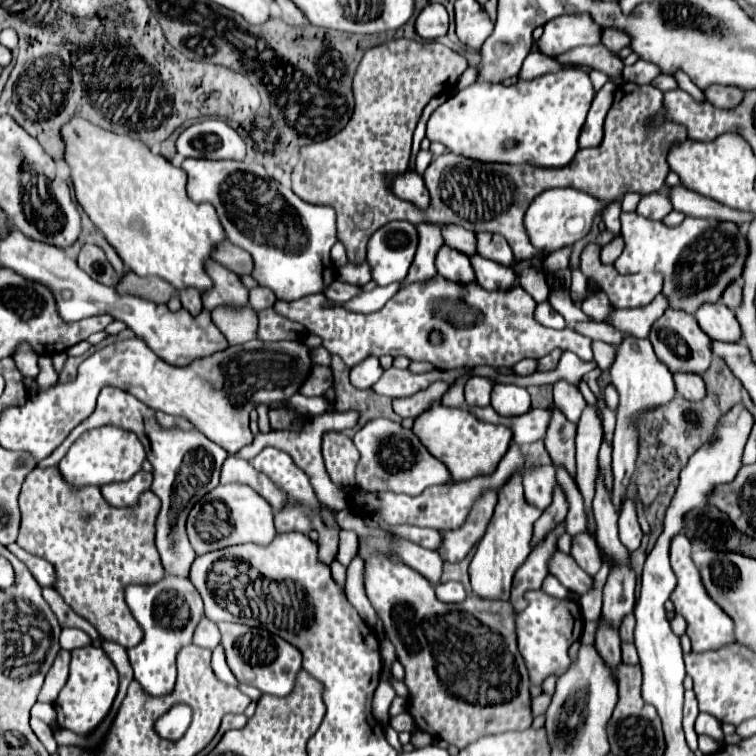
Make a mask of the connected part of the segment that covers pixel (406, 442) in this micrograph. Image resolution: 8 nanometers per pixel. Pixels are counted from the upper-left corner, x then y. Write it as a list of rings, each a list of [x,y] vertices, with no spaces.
[[[384,417],[368,421],[354,435],[354,445],[360,451],[360,461],[356,465],[356,483],[366,491],[382,491],[390,487],[398,493],[420,495],[426,487],[448,483],[452,477],[448,467],[422,445],[412,429],[406,429],[402,423]]]

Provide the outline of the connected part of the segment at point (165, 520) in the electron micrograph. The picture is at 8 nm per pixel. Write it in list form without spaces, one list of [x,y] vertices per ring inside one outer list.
[[[104,387],[100,391],[96,411],[82,425],[78,425],[50,457],[40,461],[38,467],[58,465],[60,459],[70,449],[70,445],[84,431],[94,429],[94,427],[102,427],[102,425],[116,425],[127,431],[134,431],[140,441],[144,443],[146,453],[148,453],[148,461],[154,467],[152,491],[162,501],[162,511],[160,511],[158,521],[156,521],[156,547],[158,547],[158,553],[160,553],[161,563],[166,571],[170,571],[174,575],[188,575],[196,553],[190,547],[190,541],[186,537],[186,527],[184,527],[186,525],[186,515],[188,515],[190,507],[196,501],[202,499],[202,495],[206,495],[208,491],[212,491],[218,485],[220,467],[222,467],[224,459],[228,457],[228,453],[220,445],[214,445],[198,429],[190,429],[190,431],[184,431],[184,429],[178,429],[178,427],[164,429],[158,423],[156,413],[150,407],[146,407],[142,401],[138,401],[134,395],[130,395],[128,391],[122,391],[118,387]]]

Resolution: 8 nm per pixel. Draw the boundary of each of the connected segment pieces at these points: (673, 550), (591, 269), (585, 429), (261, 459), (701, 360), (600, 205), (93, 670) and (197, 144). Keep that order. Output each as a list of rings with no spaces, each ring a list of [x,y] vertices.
[[[682,533],[674,537],[674,545],[670,545],[670,563],[674,567],[674,573],[678,575],[678,587],[674,589],[674,595],[670,597],[674,601],[676,613],[680,613],[688,621],[688,631],[686,635],[692,639],[692,651],[694,653],[706,653],[706,651],[718,651],[730,643],[736,641],[734,637],[734,621],[730,615],[714,603],[714,599],[708,595],[700,569],[692,561],[692,545],[690,539]]]
[[[588,245],[580,261],[580,271],[610,295],[616,309],[644,307],[662,291],[662,275],[658,273],[620,275],[610,265],[602,265],[598,245]]]
[[[592,407],[580,417],[576,435],[576,483],[586,499],[586,507],[592,505],[594,485],[598,479],[598,449],[602,443],[602,425]]]
[[[266,447],[262,449],[254,459],[252,467],[258,469],[260,473],[268,475],[276,487],[286,495],[286,505],[282,509],[274,509],[274,525],[278,533],[288,533],[288,531],[300,531],[300,533],[310,533],[312,527],[312,517],[308,517],[310,511],[320,511],[320,501],[316,497],[316,491],[310,483],[310,477],[292,461],[292,457],[276,447]]]
[[[666,309],[666,313],[652,325],[650,331],[650,343],[654,345],[654,351],[658,359],[672,371],[672,373],[696,373],[702,375],[708,371],[714,353],[712,353],[712,341],[710,337],[700,329],[696,319],[692,315],[686,315],[684,311]]]
[[[562,187],[562,189],[548,189],[544,193],[540,193],[532,205],[526,211],[524,223],[526,223],[526,231],[530,235],[532,245],[540,251],[538,259],[544,257],[544,253],[552,253],[560,247],[566,245],[574,245],[578,239],[586,237],[594,217],[602,215],[604,209],[610,205],[610,201],[598,199],[586,191],[580,189],[572,189],[572,187]]]
[[[86,645],[86,647],[74,649],[68,683],[60,691],[55,703],[55,709],[58,711],[58,725],[62,729],[74,731],[76,735],[90,735],[110,713],[116,693],[118,693],[118,671],[114,663],[110,663],[110,657],[102,651],[102,647]]]
[[[218,119],[186,127],[176,141],[176,149],[182,157],[196,159],[244,159],[246,155],[246,145],[238,131]]]

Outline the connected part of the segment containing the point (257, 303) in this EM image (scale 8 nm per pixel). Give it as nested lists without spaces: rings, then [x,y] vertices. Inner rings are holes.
[[[254,287],[250,289],[250,307],[254,309],[266,309],[276,303],[276,295],[266,287]]]

